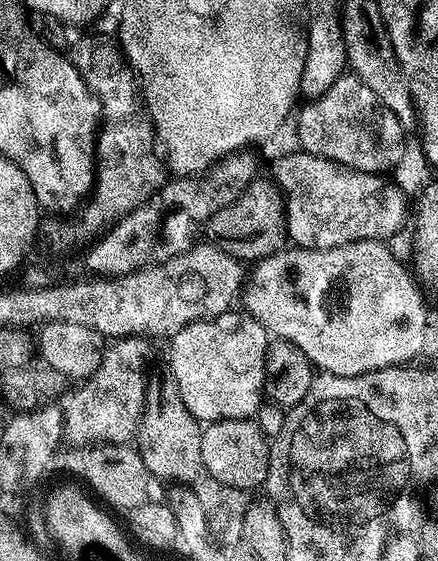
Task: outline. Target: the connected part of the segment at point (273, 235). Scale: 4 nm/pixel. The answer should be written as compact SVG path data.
M267 179L265 180L253 180L237 200L230 202L230 206L218 210L218 214L211 216L206 225L207 239L241 262L265 260L267 256L281 251L286 244L282 196Z

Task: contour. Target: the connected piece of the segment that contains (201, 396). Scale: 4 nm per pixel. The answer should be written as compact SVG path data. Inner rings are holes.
M233 310L215 316L213 320L199 320L187 324L178 334L170 337L168 364L172 367L172 380L176 383L179 403L196 420L246 420L255 417L262 408L264 390L264 363L268 353L270 334L252 316Z

